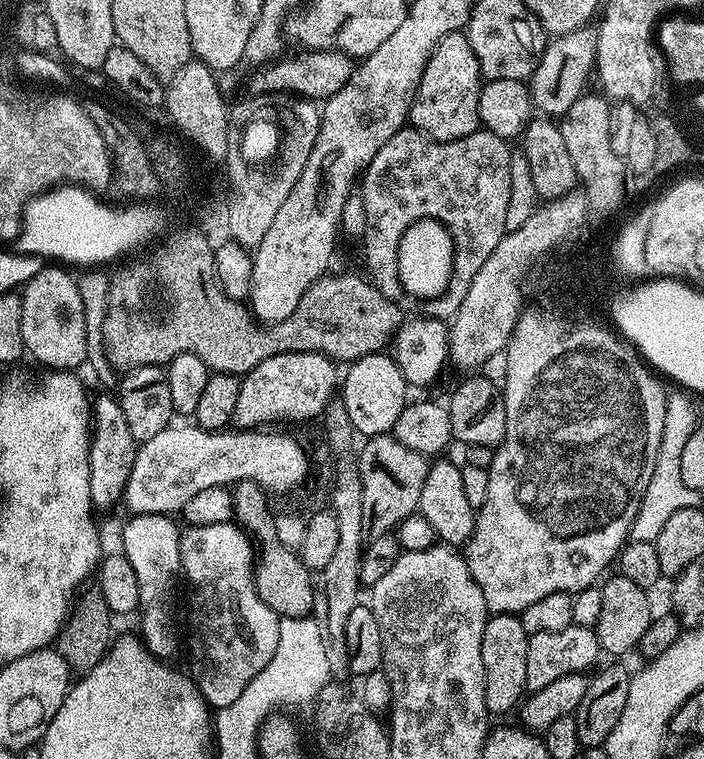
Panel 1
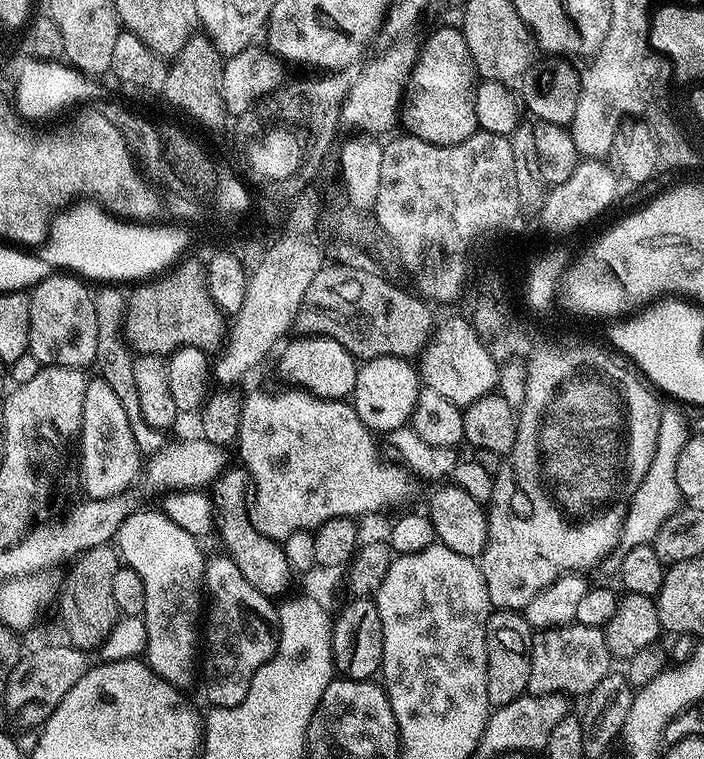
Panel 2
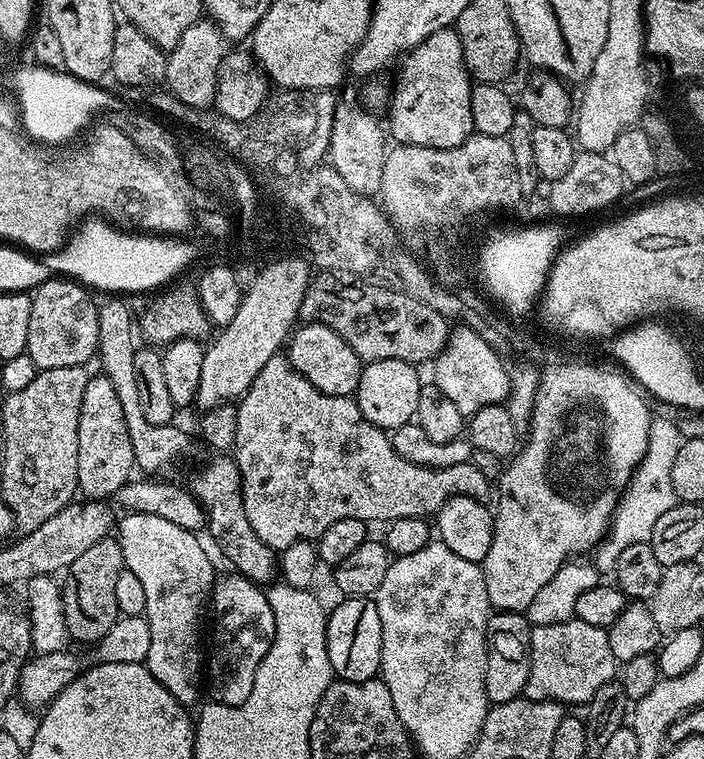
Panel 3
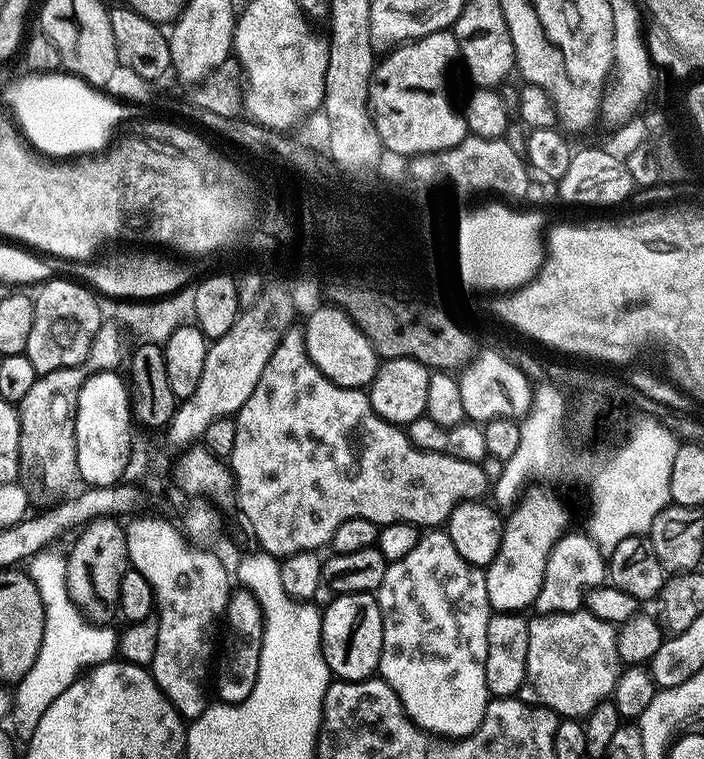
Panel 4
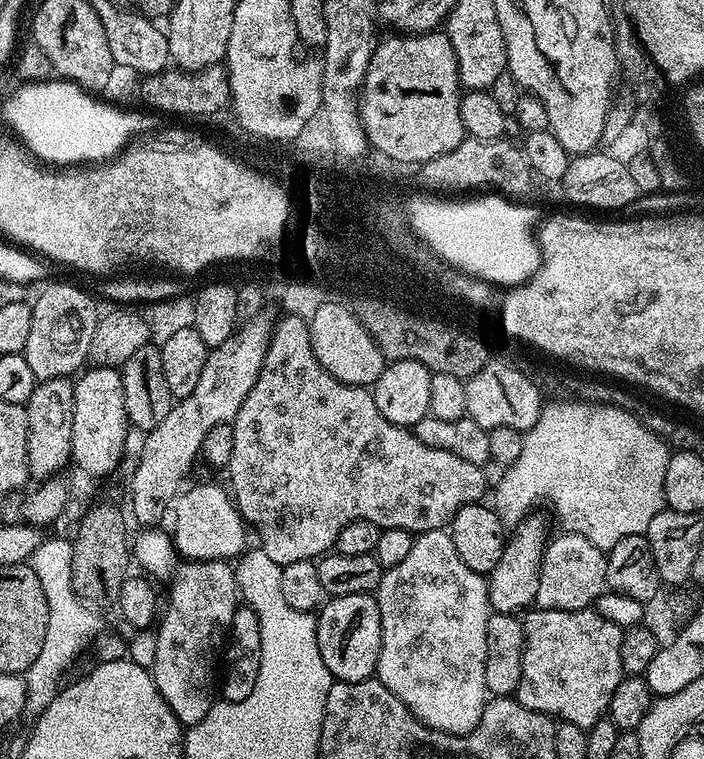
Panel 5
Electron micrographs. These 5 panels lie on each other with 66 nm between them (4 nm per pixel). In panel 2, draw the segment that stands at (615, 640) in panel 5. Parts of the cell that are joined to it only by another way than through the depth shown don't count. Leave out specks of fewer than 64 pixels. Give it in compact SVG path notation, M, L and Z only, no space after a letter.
M567 624L565 628L546 628L532 637L530 650L530 682L527 695L562 692L569 697L583 697L601 682L613 667L614 659L607 650L603 628Z

